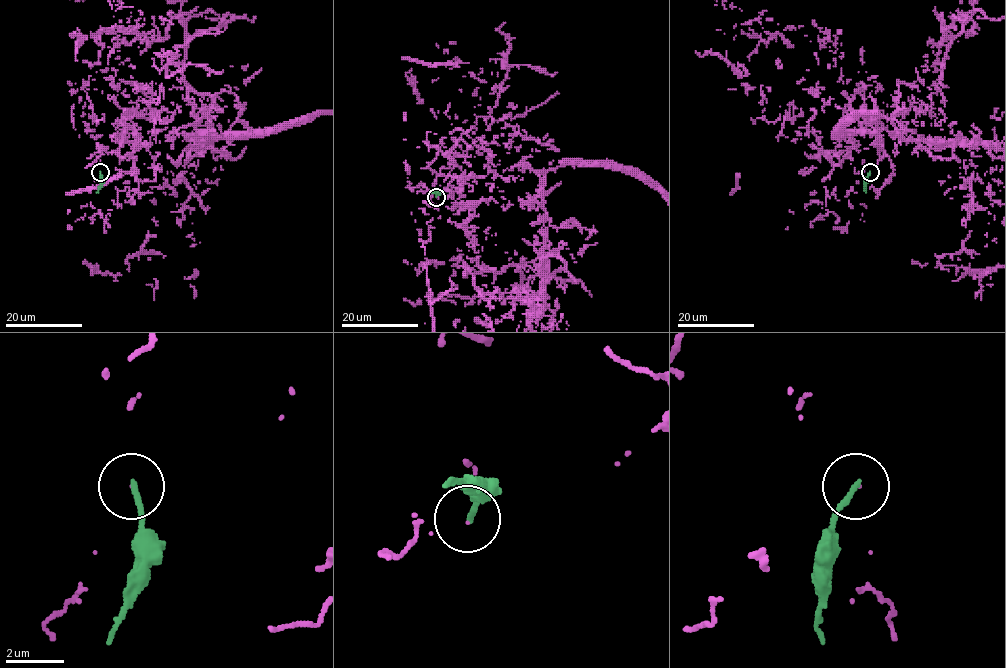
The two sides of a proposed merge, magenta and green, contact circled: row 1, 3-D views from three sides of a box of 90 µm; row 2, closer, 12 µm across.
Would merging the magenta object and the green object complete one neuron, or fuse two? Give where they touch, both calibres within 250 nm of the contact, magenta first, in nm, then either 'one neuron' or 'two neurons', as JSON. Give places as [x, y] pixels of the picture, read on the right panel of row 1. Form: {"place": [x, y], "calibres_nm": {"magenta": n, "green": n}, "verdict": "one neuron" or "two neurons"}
{"place": [870, 172], "calibres_nm": {"magenta": 20, "green": 190}, "verdict": "two neurons"}

